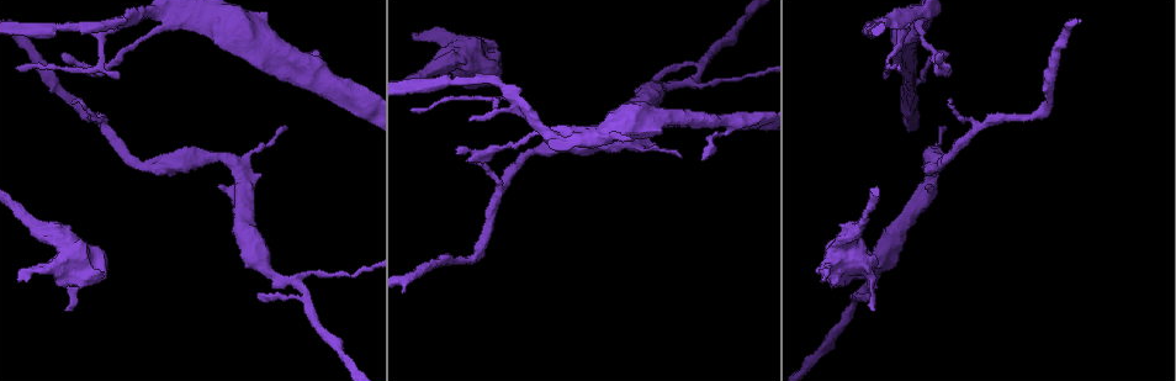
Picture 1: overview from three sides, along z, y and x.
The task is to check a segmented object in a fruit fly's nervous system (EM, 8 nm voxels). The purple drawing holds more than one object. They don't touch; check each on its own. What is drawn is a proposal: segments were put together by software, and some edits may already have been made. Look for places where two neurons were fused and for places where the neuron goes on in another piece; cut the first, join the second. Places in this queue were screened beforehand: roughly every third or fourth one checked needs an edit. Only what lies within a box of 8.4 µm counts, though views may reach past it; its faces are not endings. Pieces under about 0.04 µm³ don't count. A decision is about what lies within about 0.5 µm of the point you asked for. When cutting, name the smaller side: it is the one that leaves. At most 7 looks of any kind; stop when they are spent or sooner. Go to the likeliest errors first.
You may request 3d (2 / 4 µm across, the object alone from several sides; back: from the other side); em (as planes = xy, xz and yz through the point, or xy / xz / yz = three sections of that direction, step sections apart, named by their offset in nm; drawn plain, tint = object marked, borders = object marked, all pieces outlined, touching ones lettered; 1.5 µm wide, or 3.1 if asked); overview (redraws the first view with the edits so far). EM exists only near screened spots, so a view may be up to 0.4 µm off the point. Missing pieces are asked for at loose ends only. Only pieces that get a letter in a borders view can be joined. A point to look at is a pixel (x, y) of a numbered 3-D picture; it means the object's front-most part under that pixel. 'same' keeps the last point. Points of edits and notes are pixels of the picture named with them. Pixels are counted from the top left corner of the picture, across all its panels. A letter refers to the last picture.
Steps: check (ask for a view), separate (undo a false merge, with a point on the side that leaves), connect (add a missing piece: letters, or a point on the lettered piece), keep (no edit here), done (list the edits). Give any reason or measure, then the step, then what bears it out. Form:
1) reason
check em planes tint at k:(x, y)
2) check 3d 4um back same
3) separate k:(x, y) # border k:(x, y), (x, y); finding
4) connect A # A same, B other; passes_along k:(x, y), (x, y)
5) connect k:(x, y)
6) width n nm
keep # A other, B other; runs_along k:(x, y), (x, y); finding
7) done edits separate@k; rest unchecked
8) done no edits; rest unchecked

free end
check 3d 2um back at 1:(415, 35)

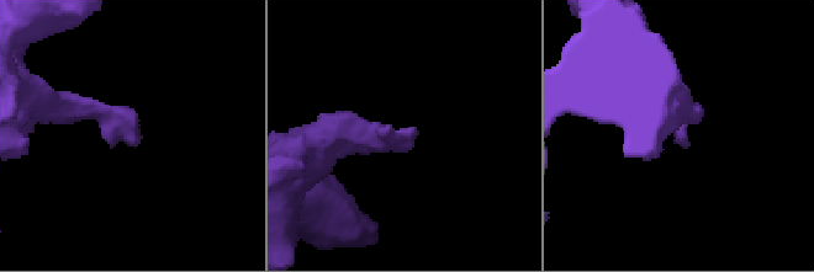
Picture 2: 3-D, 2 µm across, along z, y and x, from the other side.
check em xy step 8 borders at 2:(134, 145)

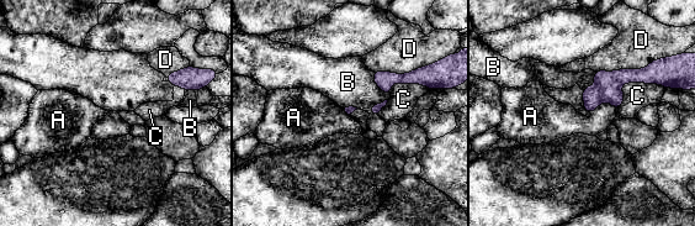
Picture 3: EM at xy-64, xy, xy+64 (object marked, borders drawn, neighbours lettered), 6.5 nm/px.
keep # A other, B other, C other, D other; runs_along 3:(651, 78), (622, 75), (587, 105); no lettered piece goes on from it

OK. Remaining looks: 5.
an open end
check em xz step 4 borders at 1:(493, 51)

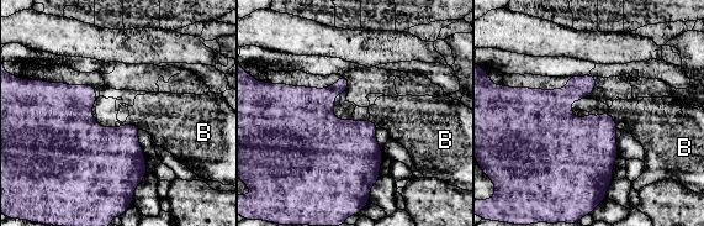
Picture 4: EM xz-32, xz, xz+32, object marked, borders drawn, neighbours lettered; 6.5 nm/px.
keep # B other; border 4:(96, 98), (93, 117), (115, 127); none of them fits

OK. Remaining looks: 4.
check 3d 4um at 1:(457, 151)

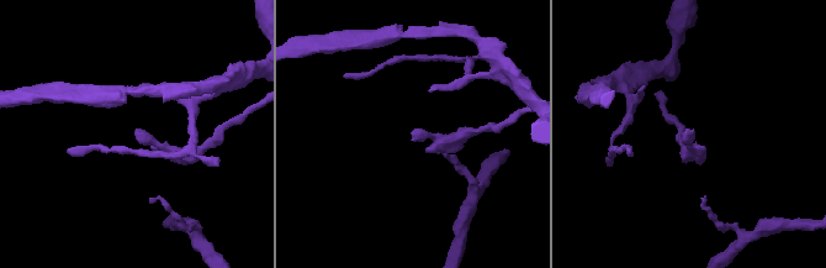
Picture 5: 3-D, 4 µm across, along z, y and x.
shape alone is not enough
check em planes borders at 5:(692, 131)

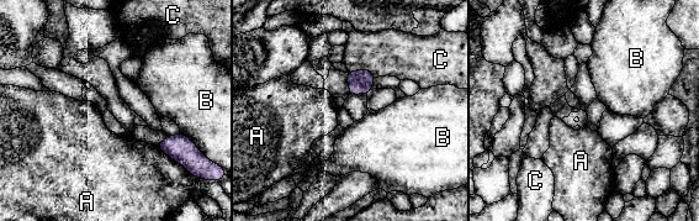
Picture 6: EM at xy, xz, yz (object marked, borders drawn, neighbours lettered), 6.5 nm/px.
keep # A other, B other, C other; border 6:(155, 146), (179, 163); none of them fits

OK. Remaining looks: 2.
done no edits; rest unchecked

